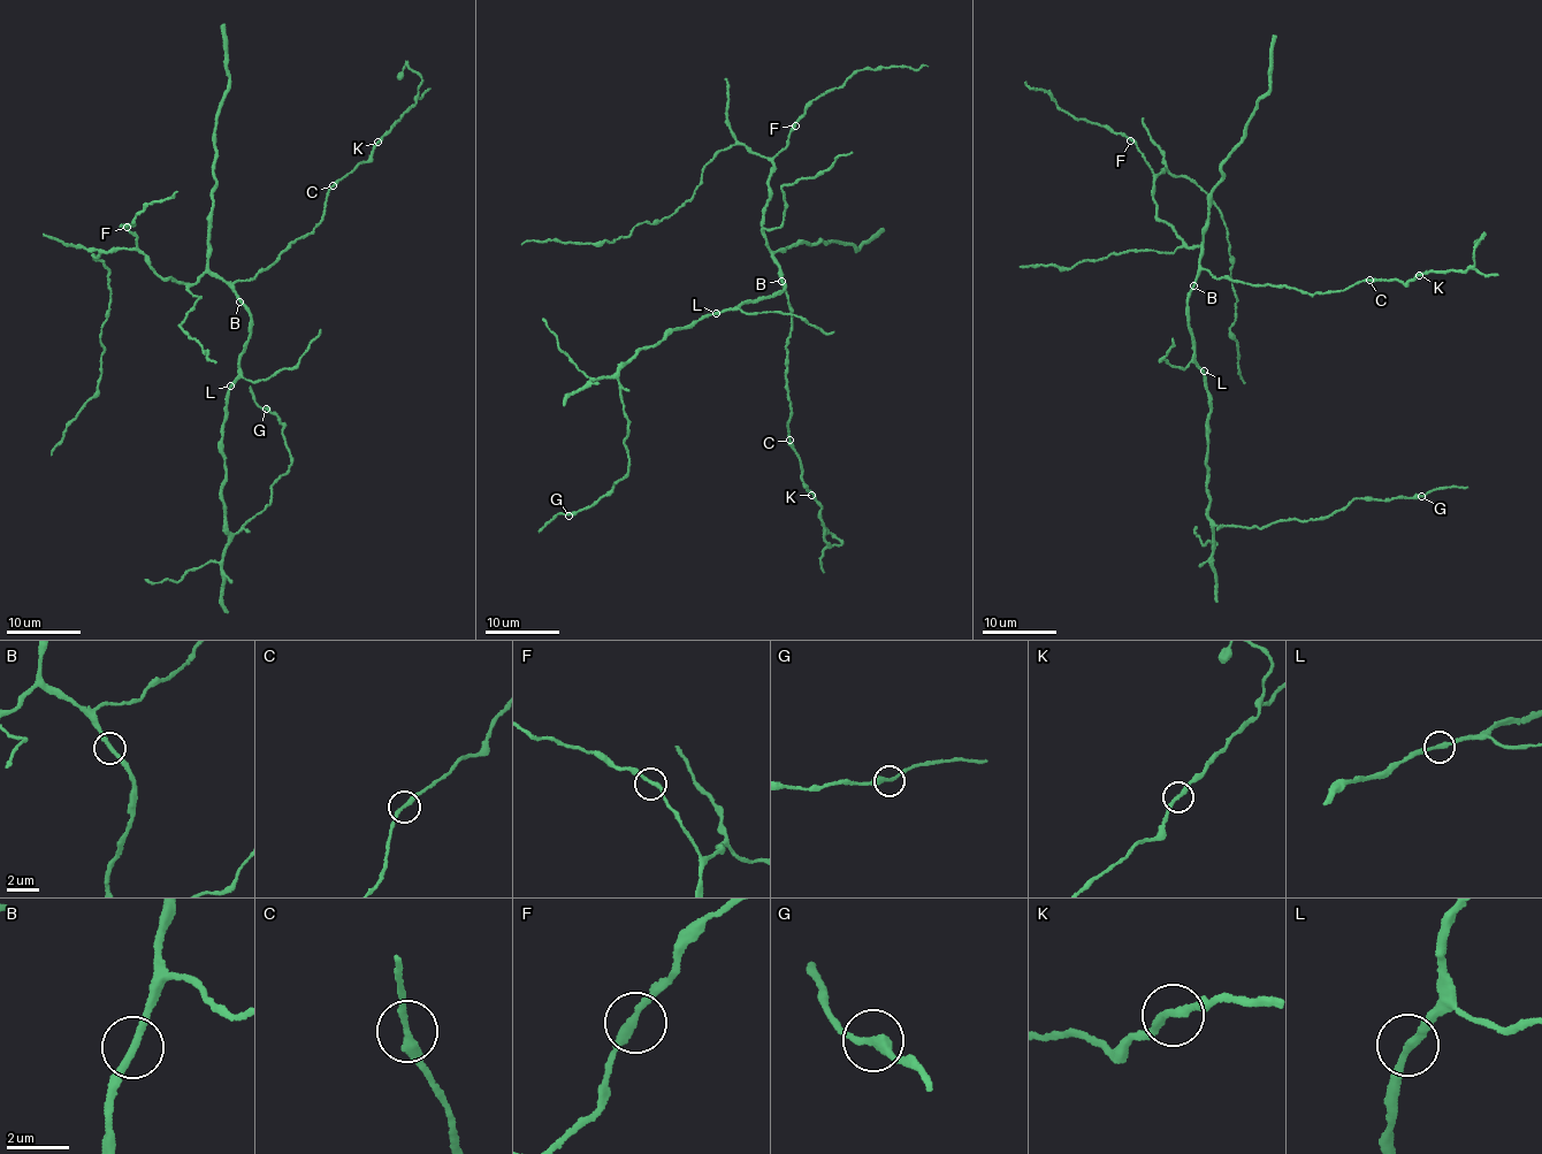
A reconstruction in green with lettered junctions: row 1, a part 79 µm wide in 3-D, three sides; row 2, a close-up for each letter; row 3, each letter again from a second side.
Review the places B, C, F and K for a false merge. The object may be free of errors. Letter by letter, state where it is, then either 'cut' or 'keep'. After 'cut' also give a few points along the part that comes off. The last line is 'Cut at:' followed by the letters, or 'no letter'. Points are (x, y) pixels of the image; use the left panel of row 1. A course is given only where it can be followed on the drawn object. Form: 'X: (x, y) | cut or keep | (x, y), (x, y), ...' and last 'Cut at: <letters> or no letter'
B: (239, 302) | keep
C: (333, 185) | keep
F: (127, 227) | keep
K: (378, 142) | keep
Cut at: no letter

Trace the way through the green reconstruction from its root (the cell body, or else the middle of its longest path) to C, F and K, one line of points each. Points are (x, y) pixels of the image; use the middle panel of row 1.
C: (776, 293), (786, 288), (781, 276), (792, 308), (786, 364), (792, 411), (787, 427), (789, 440)
F: (776, 293), (786, 288), (764, 238), (762, 220), (769, 178), (776, 170), (773, 158), (786, 146), (795, 125)
K: (776, 293), (786, 288), (781, 276), (792, 308), (786, 364), (789, 445), (799, 458), (802, 483), (811, 495)

